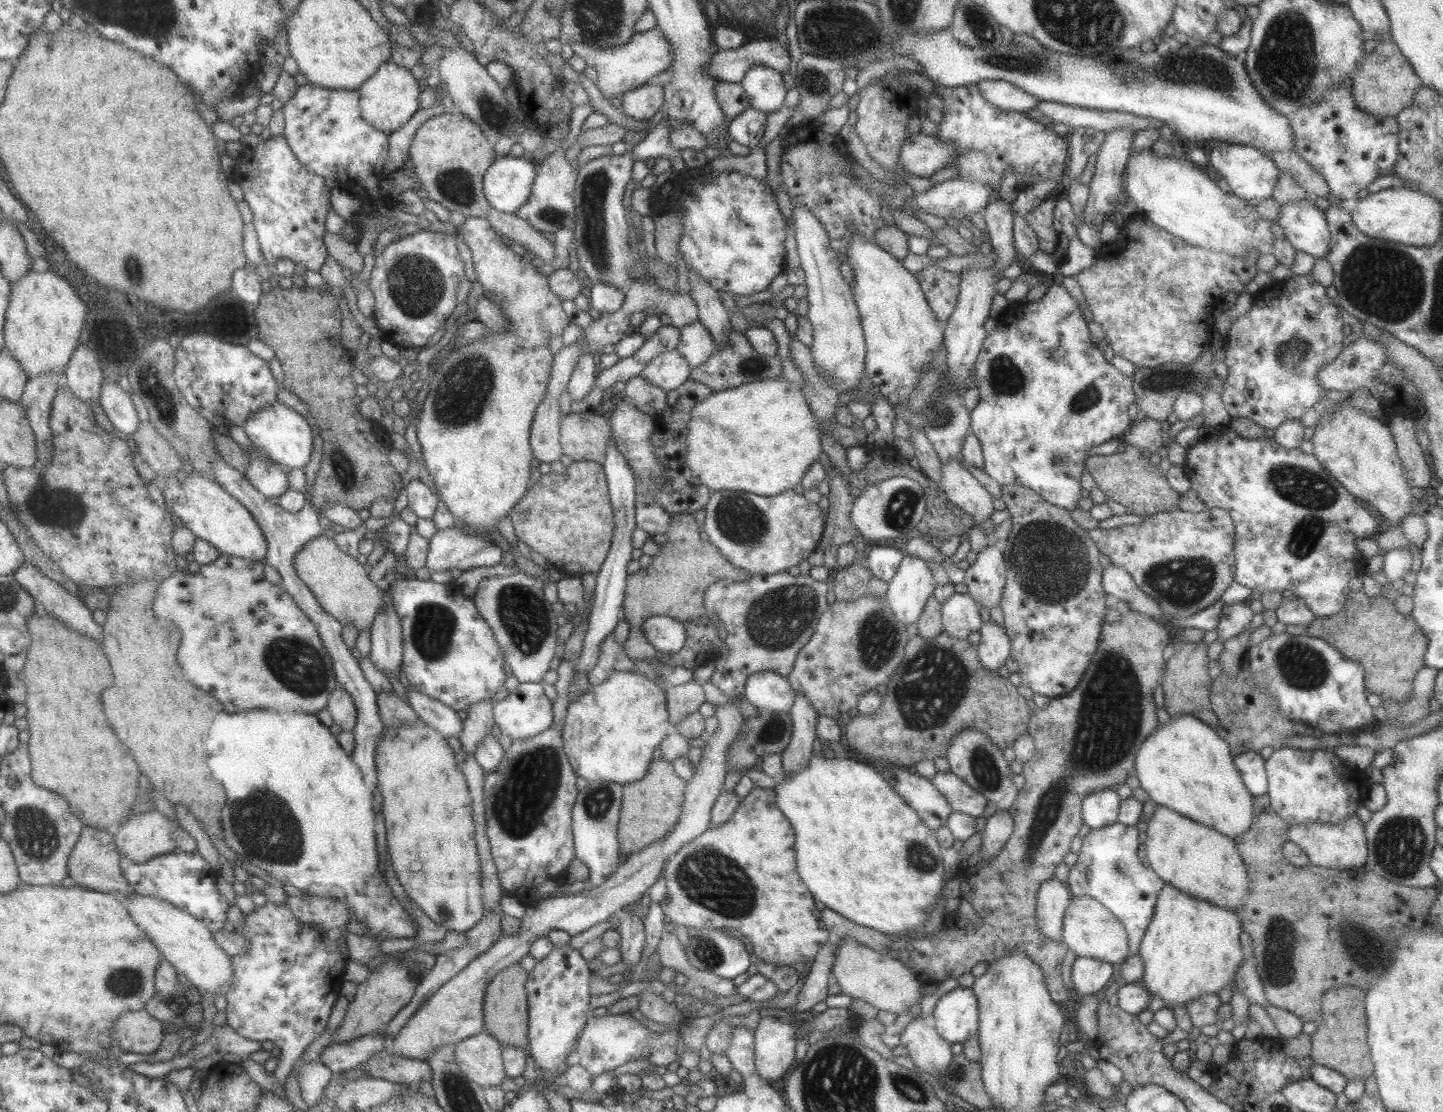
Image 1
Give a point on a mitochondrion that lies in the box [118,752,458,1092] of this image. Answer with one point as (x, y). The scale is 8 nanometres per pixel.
(272, 830)

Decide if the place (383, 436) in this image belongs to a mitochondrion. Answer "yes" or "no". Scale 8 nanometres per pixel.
no

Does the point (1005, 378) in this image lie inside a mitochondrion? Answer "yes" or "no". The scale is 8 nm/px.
yes

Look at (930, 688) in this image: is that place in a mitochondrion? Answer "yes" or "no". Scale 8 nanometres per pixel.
yes

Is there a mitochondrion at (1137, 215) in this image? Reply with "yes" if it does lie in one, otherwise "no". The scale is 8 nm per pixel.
no

